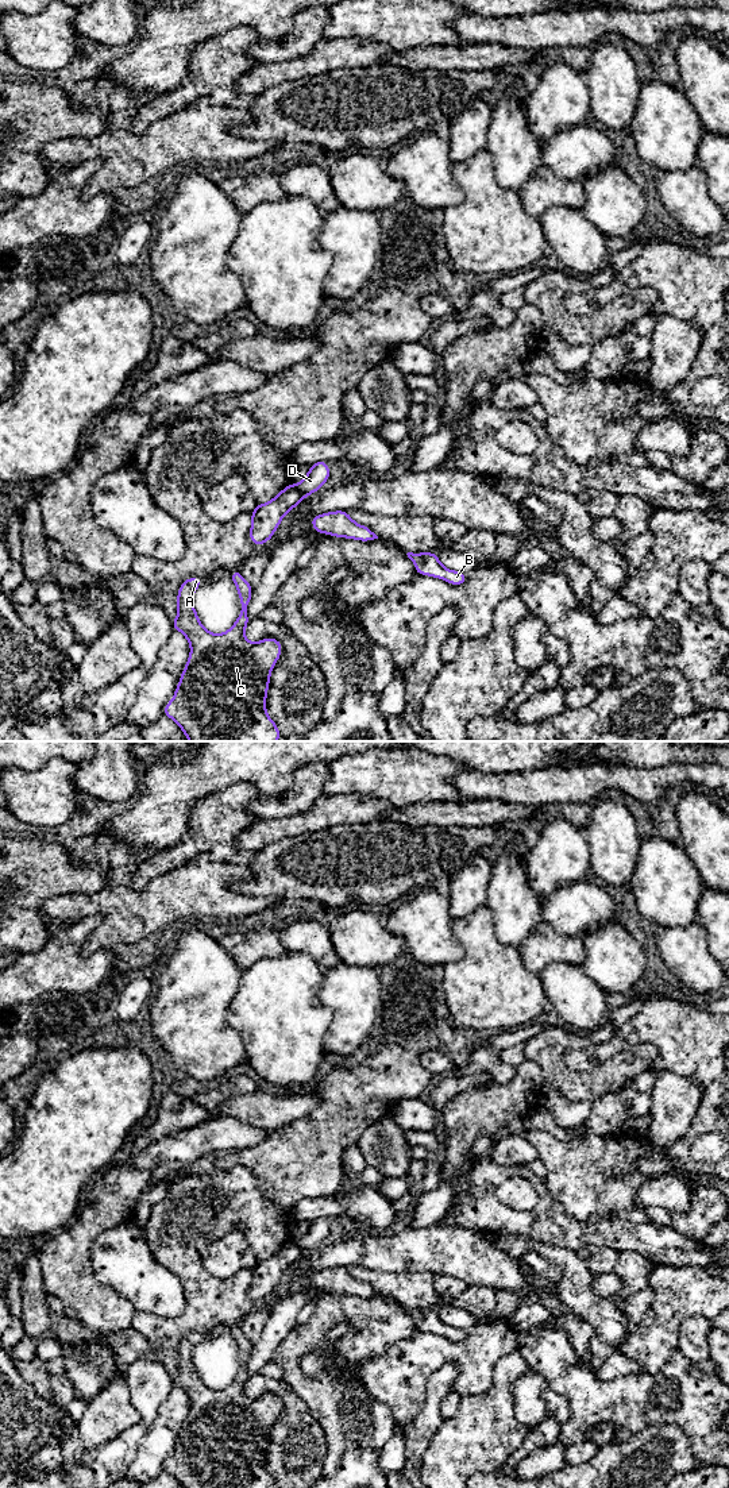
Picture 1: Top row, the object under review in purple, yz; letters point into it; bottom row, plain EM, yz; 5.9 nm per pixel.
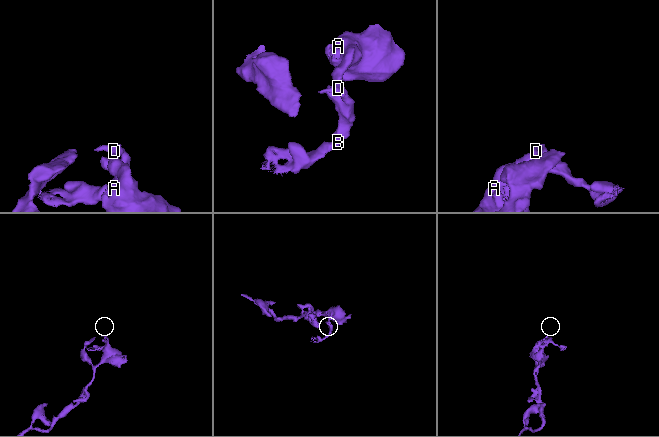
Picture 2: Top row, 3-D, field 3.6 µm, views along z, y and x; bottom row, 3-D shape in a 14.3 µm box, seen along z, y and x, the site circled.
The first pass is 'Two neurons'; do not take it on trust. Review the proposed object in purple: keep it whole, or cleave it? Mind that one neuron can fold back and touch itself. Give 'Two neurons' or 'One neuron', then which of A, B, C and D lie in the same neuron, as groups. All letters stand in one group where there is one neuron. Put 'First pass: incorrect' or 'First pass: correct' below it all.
Two neurons. Groups: A C / B D
First pass: correct

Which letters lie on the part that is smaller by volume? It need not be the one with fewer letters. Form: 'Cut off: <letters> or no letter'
Cut off: B, D

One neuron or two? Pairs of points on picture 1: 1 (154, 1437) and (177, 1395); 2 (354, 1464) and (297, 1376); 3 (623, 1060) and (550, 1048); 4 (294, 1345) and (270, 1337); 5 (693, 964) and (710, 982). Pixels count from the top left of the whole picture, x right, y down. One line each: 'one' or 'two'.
1: one
2: two
3: one
4: two
5: one

